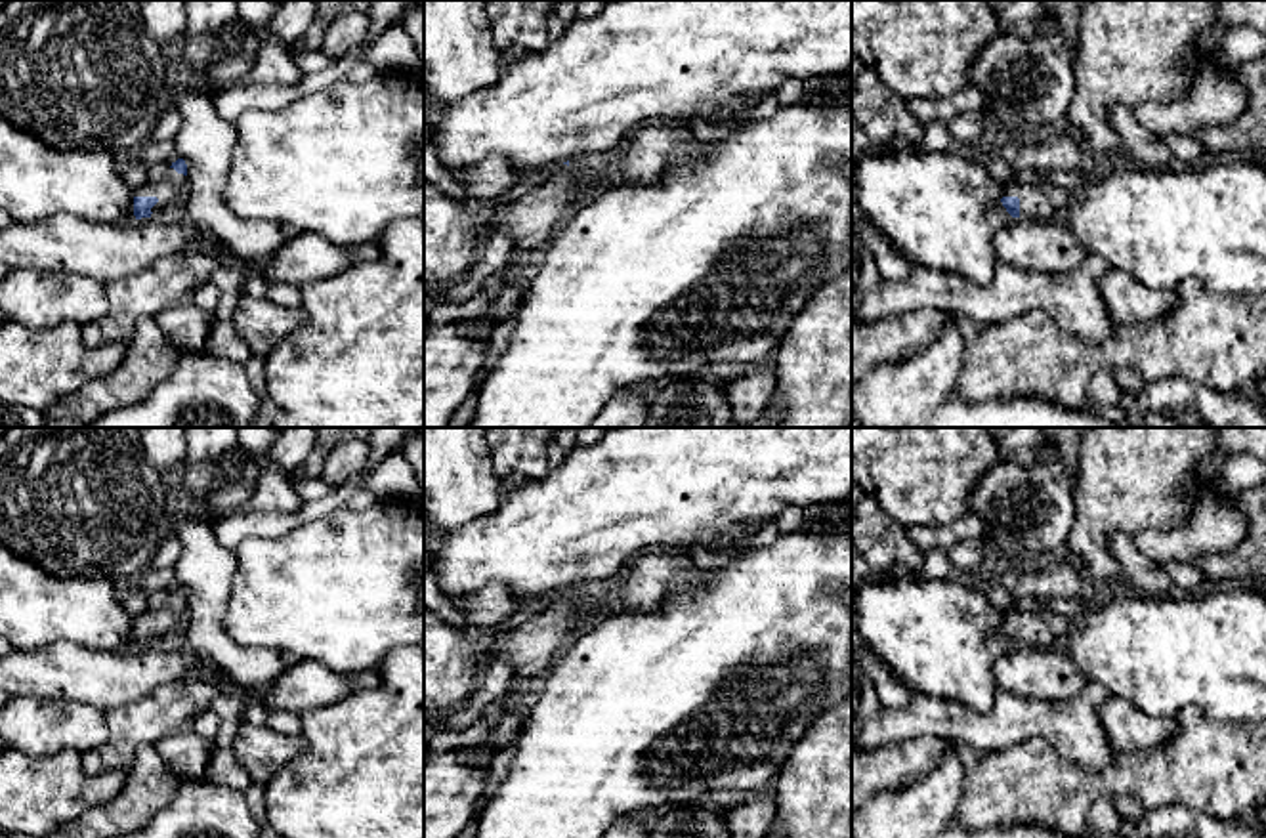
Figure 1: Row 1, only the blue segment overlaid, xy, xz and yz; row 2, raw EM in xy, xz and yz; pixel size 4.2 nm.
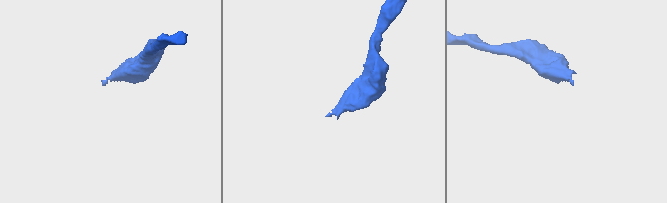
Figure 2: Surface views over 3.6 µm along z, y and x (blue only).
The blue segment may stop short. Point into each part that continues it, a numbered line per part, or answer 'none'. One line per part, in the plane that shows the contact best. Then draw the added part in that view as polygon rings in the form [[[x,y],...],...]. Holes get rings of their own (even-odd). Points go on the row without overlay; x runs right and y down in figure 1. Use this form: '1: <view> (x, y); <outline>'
1: xy (172, 613); [[[174,596],[168,597],[162,609],[147,611],[134,618],[134,624],[157,624],[158,630],[151,636],[157,639],[172,630],[176,624],[183,622],[187,613],[187,603],[178,601]]]

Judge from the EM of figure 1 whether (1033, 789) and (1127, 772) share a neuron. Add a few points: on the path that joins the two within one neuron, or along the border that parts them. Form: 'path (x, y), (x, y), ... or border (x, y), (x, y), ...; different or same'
path (1056, 789), (1081, 789), (1104, 781); same

